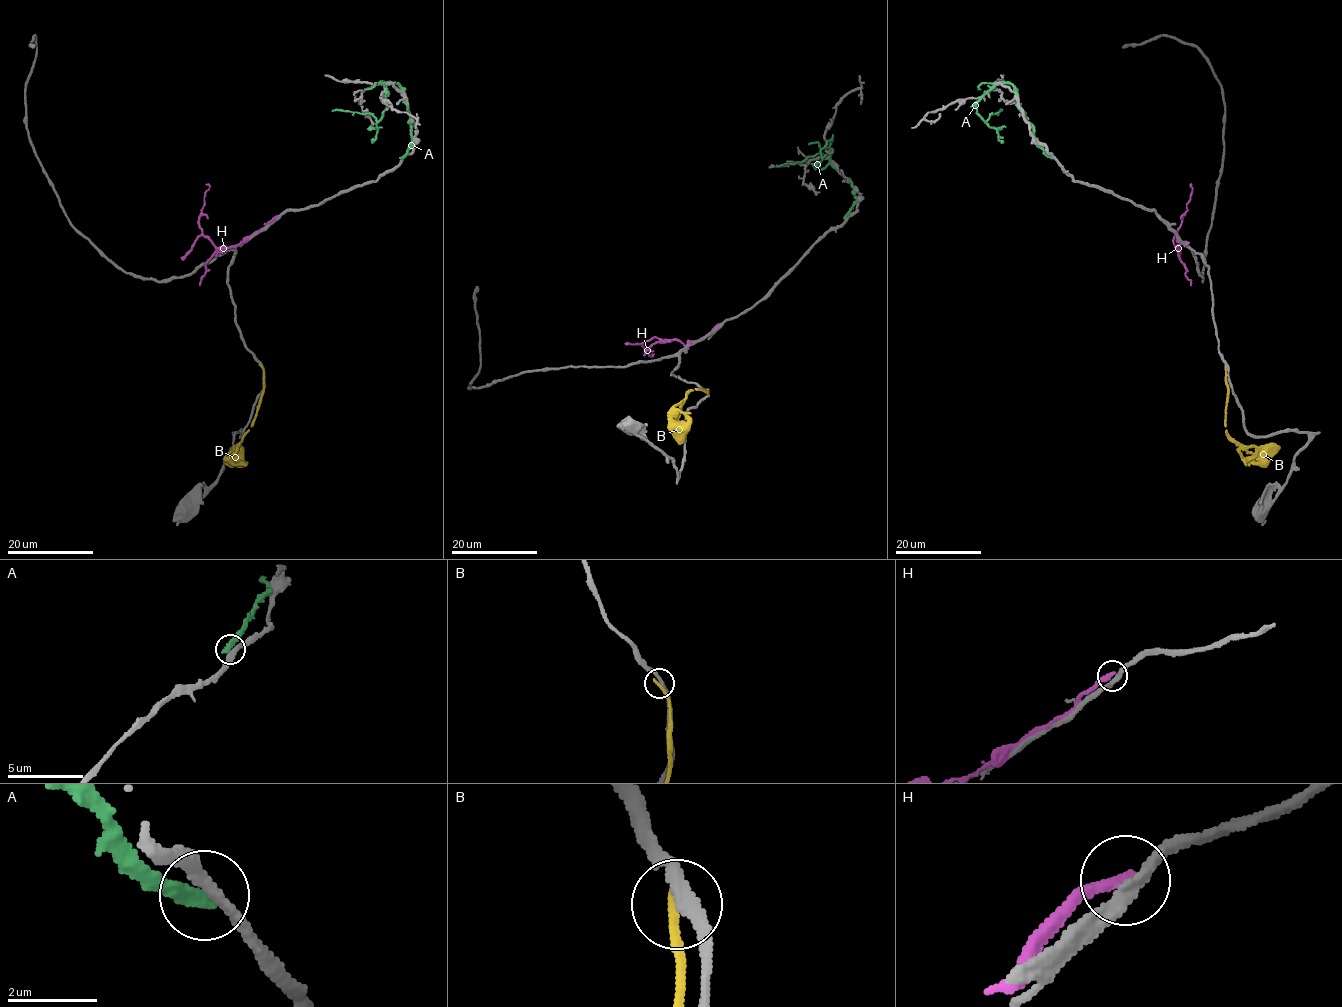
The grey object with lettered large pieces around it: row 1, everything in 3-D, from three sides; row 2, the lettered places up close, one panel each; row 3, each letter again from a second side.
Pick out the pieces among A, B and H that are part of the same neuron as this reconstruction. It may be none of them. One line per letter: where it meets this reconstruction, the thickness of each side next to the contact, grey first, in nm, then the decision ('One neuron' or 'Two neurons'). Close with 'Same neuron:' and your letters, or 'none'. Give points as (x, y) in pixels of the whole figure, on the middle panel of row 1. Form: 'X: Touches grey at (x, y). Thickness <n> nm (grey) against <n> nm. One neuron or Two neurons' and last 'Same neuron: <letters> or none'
A: Touches grey at (846, 217). Thickness 280 nm (grey) against 400 nm. Two neurons
B: Touches grey at (705, 389). Thickness 240 nm (grey) against 240 nm. Two neurons
H: Touches grey at (721, 323). Thickness 280 nm (grey) against 280 nm. Two neurons
Same neuron: none

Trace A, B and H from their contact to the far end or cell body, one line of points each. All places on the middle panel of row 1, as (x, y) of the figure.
A: (846, 217), (856, 198), (850, 182), (830, 160), (831, 141), (827, 141), (813, 157), (775, 165)
B: (705, 389), (707, 391), (691, 390), (685, 399), (675, 422), (686, 430)
H: (721, 324), (686, 345), (676, 340), (653, 337), (643, 344), (648, 354), (653, 355), (650, 355)

